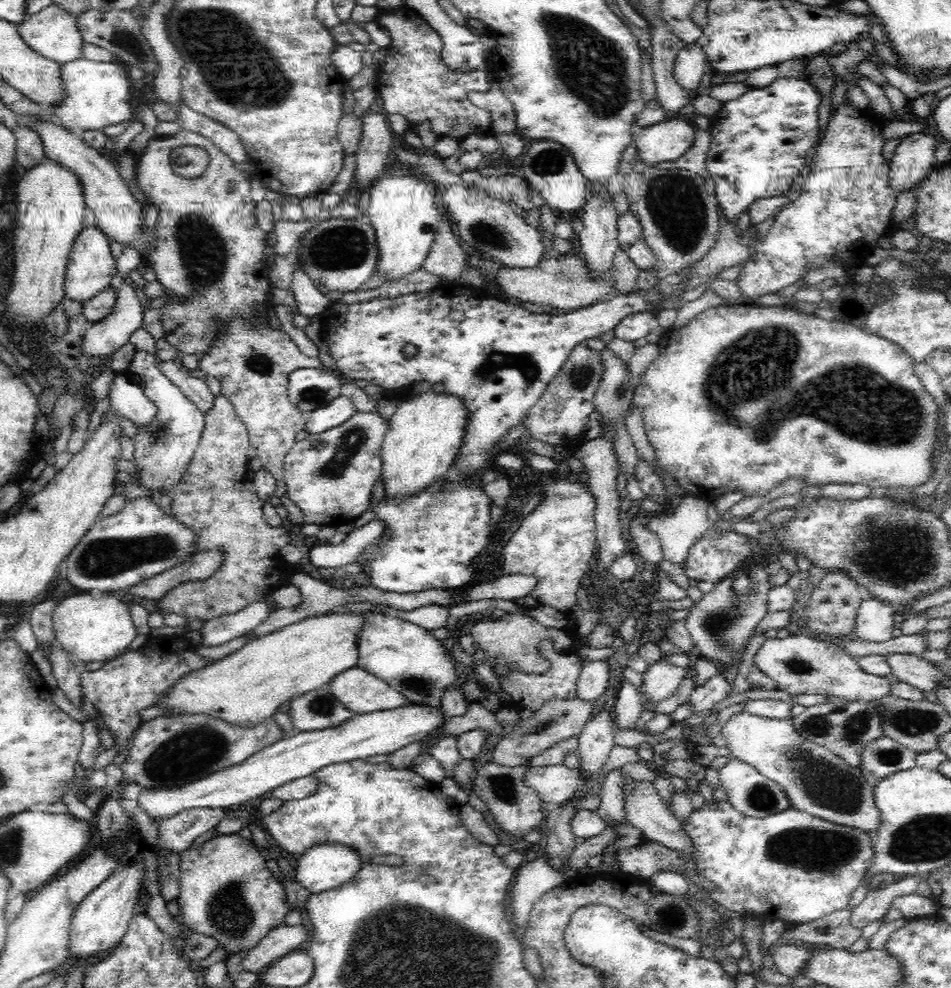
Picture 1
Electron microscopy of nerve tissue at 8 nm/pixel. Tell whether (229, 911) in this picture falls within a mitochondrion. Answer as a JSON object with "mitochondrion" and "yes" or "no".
{"mitochondrion":"yes"}

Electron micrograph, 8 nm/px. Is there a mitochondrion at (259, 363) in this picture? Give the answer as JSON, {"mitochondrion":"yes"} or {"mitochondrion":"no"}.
{"mitochondrion":"yes"}

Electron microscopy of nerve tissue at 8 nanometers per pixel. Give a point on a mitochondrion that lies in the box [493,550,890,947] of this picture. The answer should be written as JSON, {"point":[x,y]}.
{"point":[820,850]}

